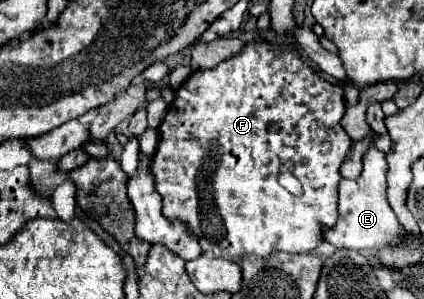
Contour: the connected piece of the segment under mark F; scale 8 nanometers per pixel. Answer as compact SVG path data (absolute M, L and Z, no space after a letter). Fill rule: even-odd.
M249 40L241 54L221 62L217 68L211 70L197 70L193 72L177 90L177 96L173 104L167 108L165 120L159 126L159 146L157 152L151 158L151 172L155 180L155 190L163 198L163 214L169 220L181 220L189 234L199 238L203 254L211 256L225 256L225 258L241 258L245 254L255 254L259 258L267 258L273 252L289 252L289 254L309 254L313 252L325 238L323 228L331 228L337 222L337 186L341 182L341 164L347 158L347 150L351 148L353 140L341 126L341 118L345 114L345 100L343 100L343 88L335 86L327 80L321 80L317 74L311 72L311 68L301 60L301 56L293 48L275 48L267 44L259 44ZM285 164L289 172L301 182L301 194L295 196L289 190L285 190L277 178L279 166Z

